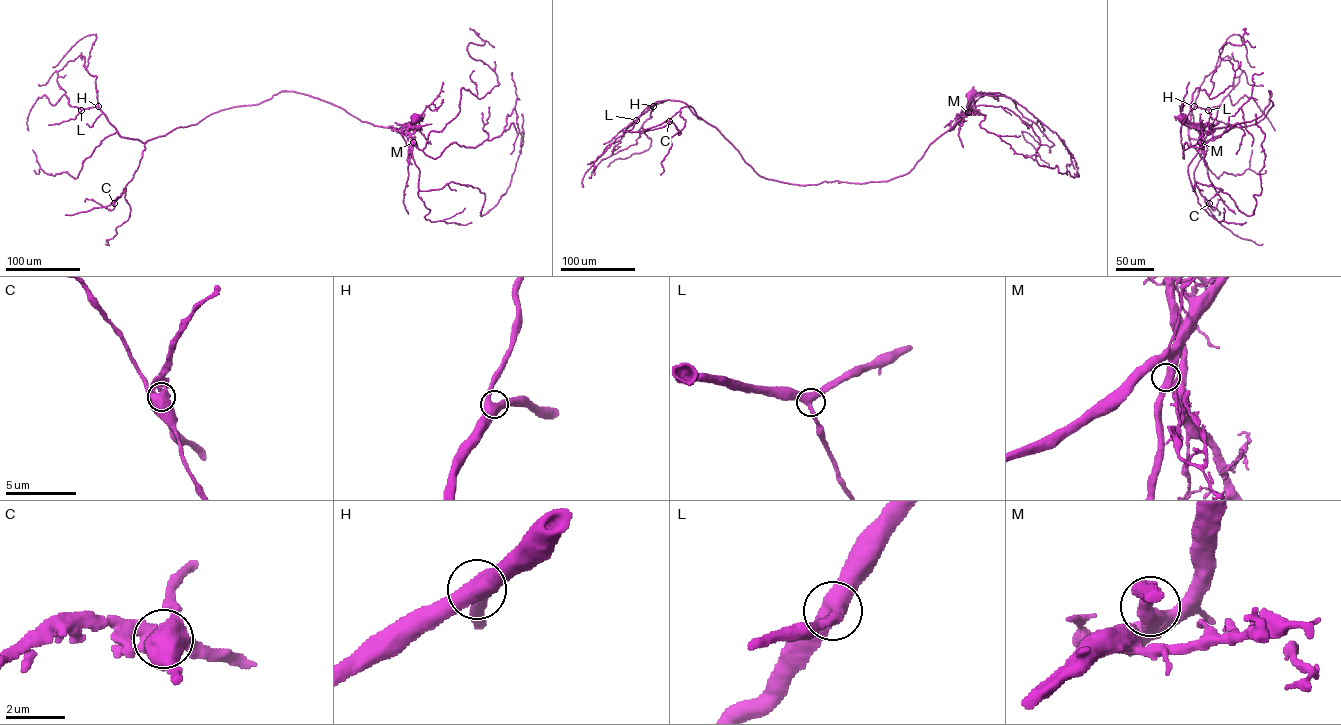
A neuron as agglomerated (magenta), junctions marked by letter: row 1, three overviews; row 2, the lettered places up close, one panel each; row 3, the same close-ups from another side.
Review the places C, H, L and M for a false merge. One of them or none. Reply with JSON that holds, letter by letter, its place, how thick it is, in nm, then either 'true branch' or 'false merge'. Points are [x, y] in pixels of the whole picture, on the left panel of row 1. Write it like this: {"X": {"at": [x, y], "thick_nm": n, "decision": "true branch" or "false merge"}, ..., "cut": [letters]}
{"C": {"at": [114, 203], "thick_nm": 600, "decision": "false merge"}, "H": {"at": [98, 106], "thick_nm": 500, "decision": "true branch"}, "L": {"at": [81, 110], "thick_nm": 440, "decision": "true branch"}, "M": {"at": [413, 142], "thick_nm": 440, "decision": "true branch"}, "cut": ["C"]}

